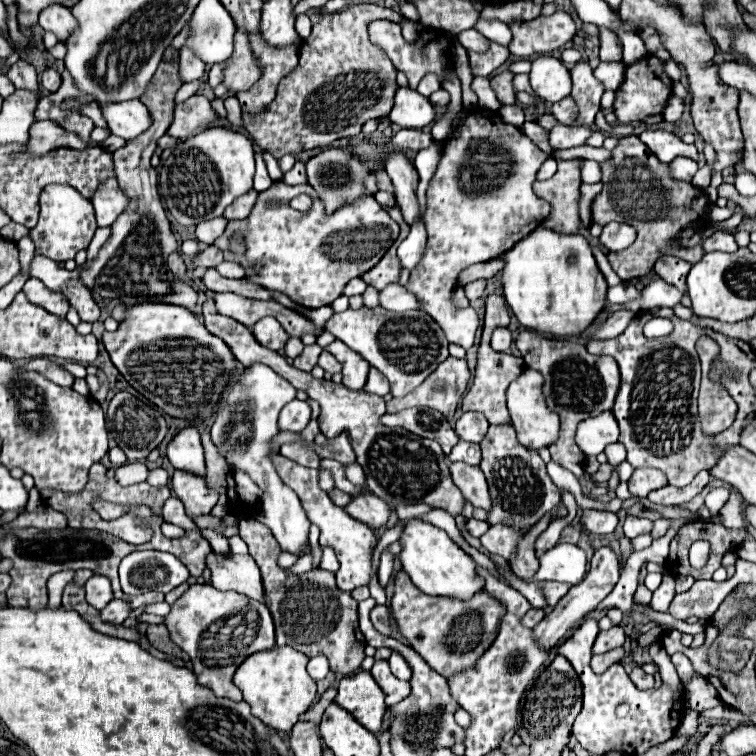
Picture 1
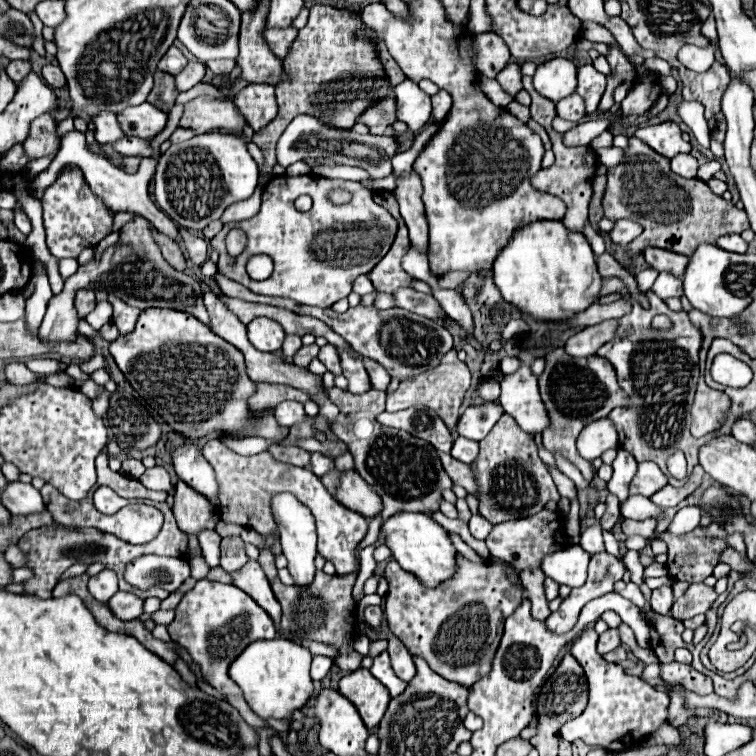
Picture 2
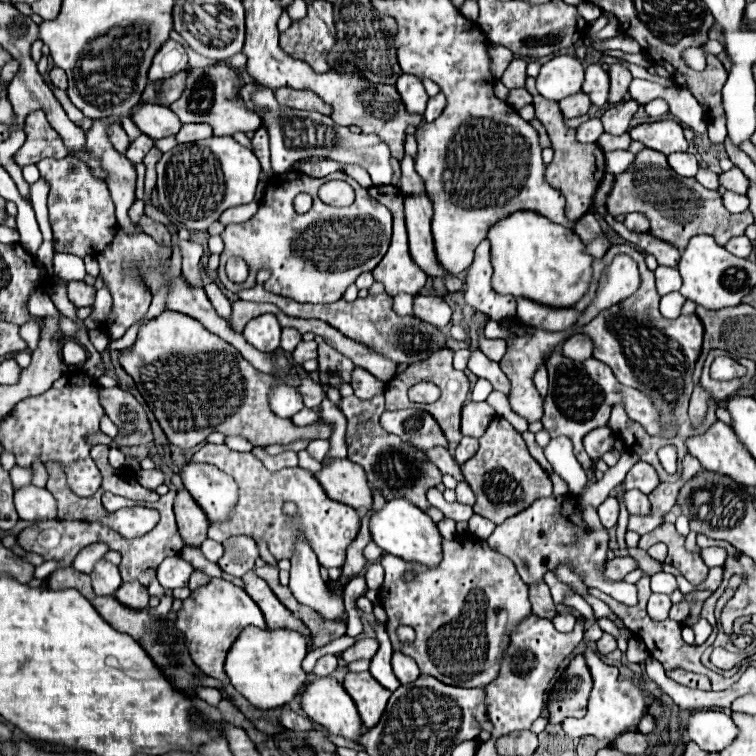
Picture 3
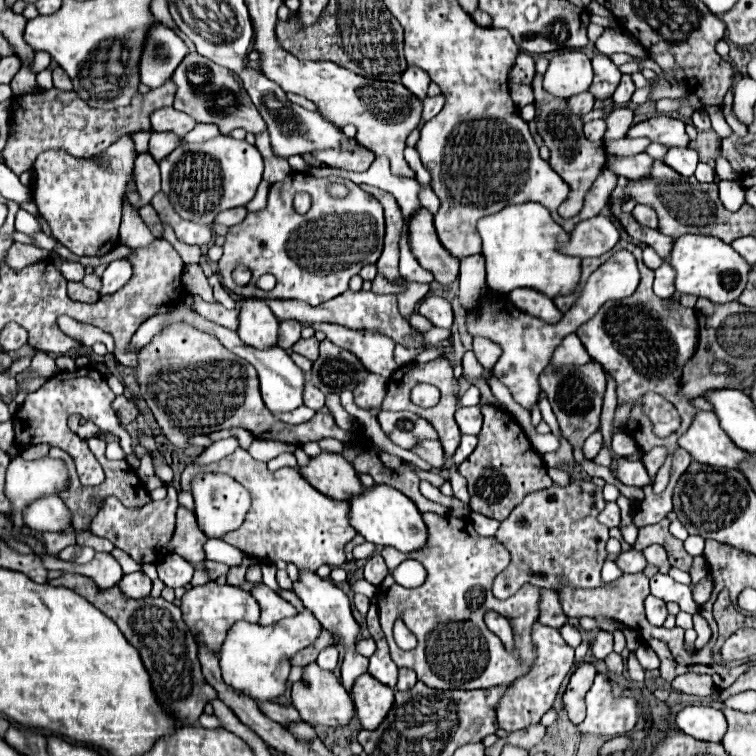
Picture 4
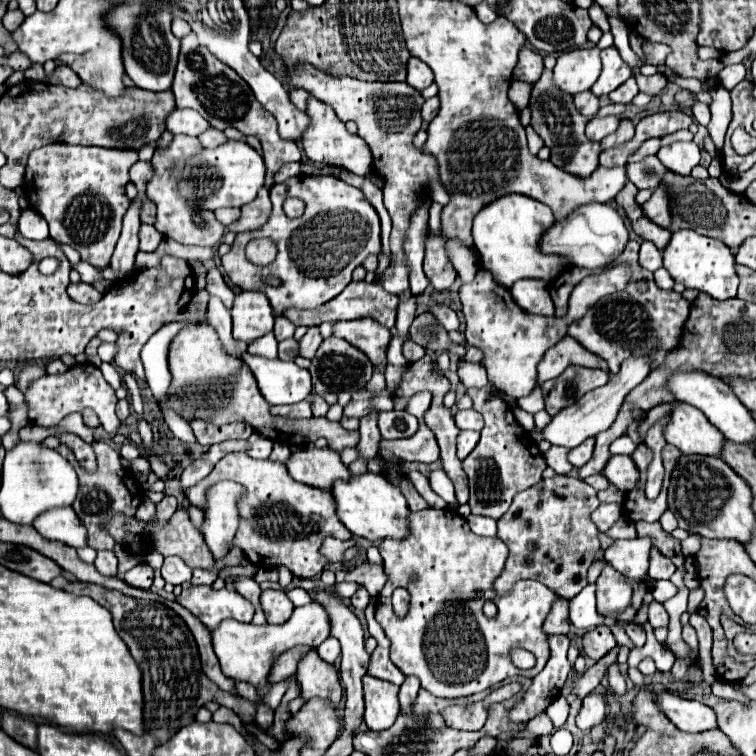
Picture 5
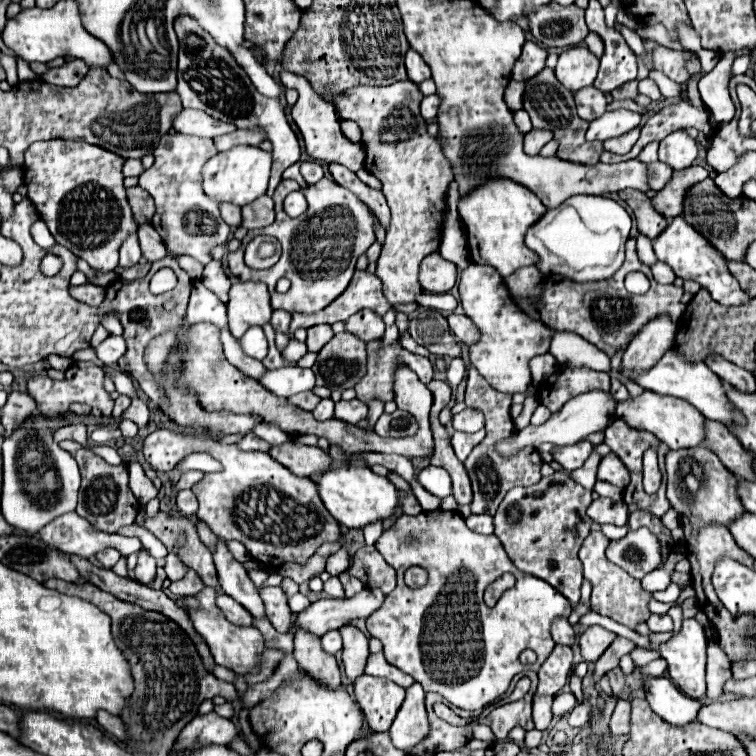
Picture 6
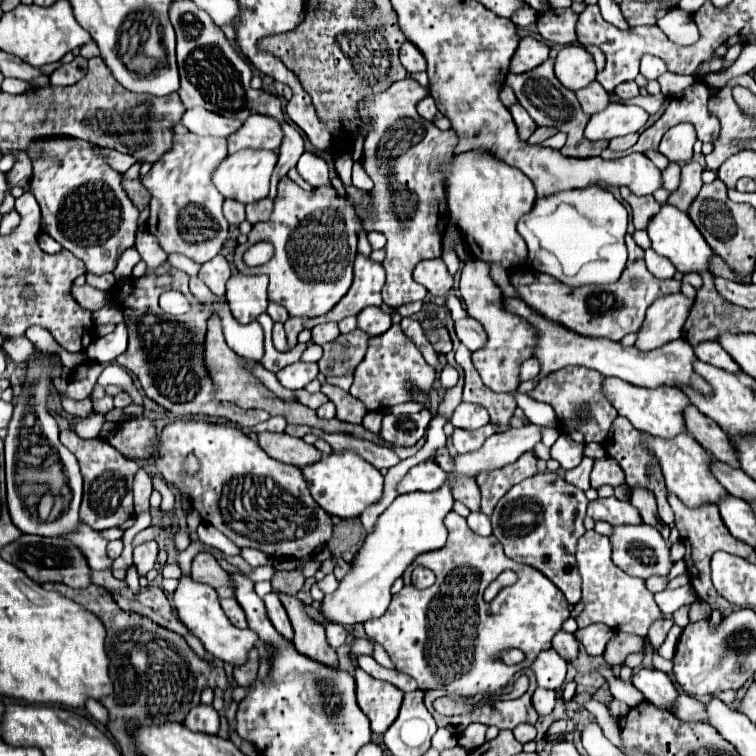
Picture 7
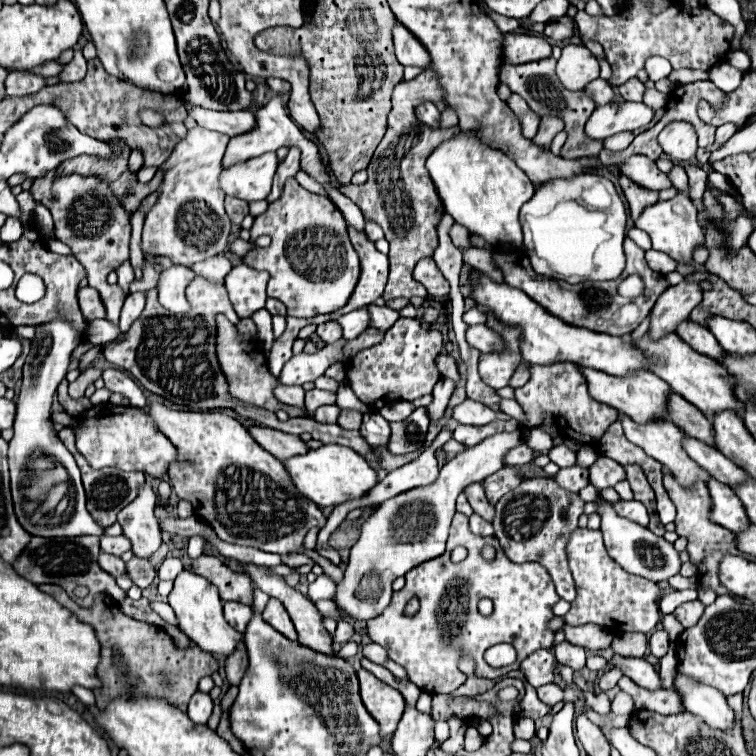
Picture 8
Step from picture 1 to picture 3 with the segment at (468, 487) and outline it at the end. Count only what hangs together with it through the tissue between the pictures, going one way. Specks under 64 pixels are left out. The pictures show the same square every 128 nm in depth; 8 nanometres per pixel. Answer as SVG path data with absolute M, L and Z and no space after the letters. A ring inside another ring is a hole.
M434 446L434 448L430 448L430 450L424 452L424 454L426 454L426 458L428 458L432 464L436 464L444 474L452 474L458 482L464 480L462 472L460 472L460 466L456 464L456 460L450 456L450 452L448 452L446 448Z

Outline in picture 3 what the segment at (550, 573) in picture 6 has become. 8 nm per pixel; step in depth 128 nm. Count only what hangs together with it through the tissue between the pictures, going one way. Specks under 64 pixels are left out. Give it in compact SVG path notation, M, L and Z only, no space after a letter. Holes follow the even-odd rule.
M624 452L618 458L618 464L608 468L608 472L604 474L602 480L586 486L584 492L580 492L578 496L564 494L558 498L546 496L546 498L536 500L530 508L526 508L526 510L506 518L502 524L498 524L496 530L492 532L492 536L488 538L488 544L496 552L508 556L516 564L516 570L526 584L542 582L542 578L548 570L554 570L562 564L568 564L582 578L582 582L588 588L598 588L600 592L612 596L614 600L628 604L628 606L634 606L638 602L636 586L626 584L626 582L612 582L598 570L598 566L602 566L606 562L608 530L606 528L592 530L584 520L584 508L586 506L598 508L600 502L604 502L604 498L608 498L608 492L624 480L624 474L636 462L640 462L640 456L636 456L632 452Z

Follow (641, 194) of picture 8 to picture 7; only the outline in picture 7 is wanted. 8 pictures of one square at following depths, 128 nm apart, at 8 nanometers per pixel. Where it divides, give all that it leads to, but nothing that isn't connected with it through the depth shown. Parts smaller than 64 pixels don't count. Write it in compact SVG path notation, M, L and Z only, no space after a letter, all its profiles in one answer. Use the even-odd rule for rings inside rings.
M620 188L622 198L632 206L632 224L636 230L644 230L648 224L648 218L660 210L660 204L652 196L636 196L628 188Z

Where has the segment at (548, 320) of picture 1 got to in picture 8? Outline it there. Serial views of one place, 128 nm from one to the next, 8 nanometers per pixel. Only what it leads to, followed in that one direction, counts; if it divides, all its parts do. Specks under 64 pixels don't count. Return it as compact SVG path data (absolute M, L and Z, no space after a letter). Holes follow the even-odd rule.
M460 130L454 138L444 140L426 160L430 178L440 194L440 200L444 204L444 210L462 226L468 228L470 234L480 234L486 242L492 242L492 246L502 244L508 250L522 248L522 228L518 220L518 212L522 204L526 204L534 194L534 184L528 180L528 176L516 166L516 162L504 154L502 150L490 148L488 144L482 144L476 132L464 132Z

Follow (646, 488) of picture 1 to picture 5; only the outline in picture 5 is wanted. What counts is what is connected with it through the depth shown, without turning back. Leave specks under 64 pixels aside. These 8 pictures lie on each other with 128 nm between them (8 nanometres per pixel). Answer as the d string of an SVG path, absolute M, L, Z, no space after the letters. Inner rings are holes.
M624 454L610 456L602 474L610 480L610 484L614 484L622 492L632 490L638 482L638 470L636 470L634 462L630 456L624 456Z

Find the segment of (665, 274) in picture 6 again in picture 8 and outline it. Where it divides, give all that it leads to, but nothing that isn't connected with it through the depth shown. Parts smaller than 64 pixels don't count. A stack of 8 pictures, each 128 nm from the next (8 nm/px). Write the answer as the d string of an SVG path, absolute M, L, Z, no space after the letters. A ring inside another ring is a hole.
M646 250L646 262L652 270L660 272L660 274L668 274L668 272L674 272L676 270L676 260L672 260L668 254L664 252L658 252L658 250Z

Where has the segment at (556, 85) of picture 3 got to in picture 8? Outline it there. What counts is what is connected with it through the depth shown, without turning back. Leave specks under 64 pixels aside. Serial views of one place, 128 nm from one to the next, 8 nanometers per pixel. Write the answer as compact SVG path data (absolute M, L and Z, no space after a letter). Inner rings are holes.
M568 44L556 64L556 74L568 90L584 90L584 86L598 78L598 60L584 46Z

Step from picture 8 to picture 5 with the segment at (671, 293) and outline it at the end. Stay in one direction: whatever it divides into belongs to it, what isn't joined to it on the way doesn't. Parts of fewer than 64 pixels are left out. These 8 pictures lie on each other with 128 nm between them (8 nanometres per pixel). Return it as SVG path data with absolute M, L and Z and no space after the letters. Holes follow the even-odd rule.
M650 354L646 356L630 356L622 362L620 372L616 376L610 378L610 382L602 388L596 388L588 394L584 394L576 404L560 410L556 416L552 416L550 424L546 428L542 428L542 436L544 440L548 440L554 446L564 446L564 448L576 448L578 444L582 444L586 438L596 436L598 432L604 432L612 426L612 422L616 420L616 414L624 402L624 398L630 394L632 388L636 388L648 374L650 374Z

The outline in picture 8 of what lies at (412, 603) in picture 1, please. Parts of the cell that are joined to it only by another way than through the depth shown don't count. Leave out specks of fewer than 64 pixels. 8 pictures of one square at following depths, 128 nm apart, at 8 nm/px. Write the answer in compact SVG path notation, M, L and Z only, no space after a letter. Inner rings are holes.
M456 514L450 526L450 536L448 536L448 550L446 554L442 554L440 558L434 558L430 562L424 562L416 568L412 568L406 574L406 586L398 592L392 594L392 602L390 606L374 620L368 620L368 634L370 638L384 646L388 650L390 660L398 662L400 666L406 668L408 678L420 686L424 692L430 694L450 694L454 692L458 686L462 686L466 682L466 674L462 674L458 670L458 656L462 650L468 650L476 662L476 676L478 678L500 678L504 674L508 674L510 670L518 670L520 662L524 656L532 654L532 650L540 650L540 648L548 648L552 646L554 640L554 632L548 630L548 620L554 618L552 614L552 606L560 600L560 596L556 594L554 586L552 586L552 578L548 574L548 570L536 562L524 562L524 564L516 564L510 562L502 550L502 546L498 544L496 538L484 538L484 536L476 536L470 532L468 528L468 516L464 514ZM492 544L496 548L496 558L494 560L484 560L480 556L482 546ZM456 546L466 546L468 550L468 558L462 562L452 562L450 560L450 552ZM418 598L420 600L420 610L414 616L404 616L404 606L408 604L408 600ZM482 598L490 598L494 602L494 612L490 616L480 616L478 614L478 600ZM494 644L512 644L518 652L518 658L514 664L504 666L504 668L492 668L484 662L484 652L494 646Z

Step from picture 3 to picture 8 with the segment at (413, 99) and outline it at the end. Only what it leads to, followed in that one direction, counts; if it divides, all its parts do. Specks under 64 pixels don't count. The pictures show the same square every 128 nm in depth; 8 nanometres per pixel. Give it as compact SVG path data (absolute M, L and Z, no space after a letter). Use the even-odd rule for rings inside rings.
M396 22L392 28L392 34L396 44L396 58L402 66L418 66L418 68L430 66L430 52L408 28Z

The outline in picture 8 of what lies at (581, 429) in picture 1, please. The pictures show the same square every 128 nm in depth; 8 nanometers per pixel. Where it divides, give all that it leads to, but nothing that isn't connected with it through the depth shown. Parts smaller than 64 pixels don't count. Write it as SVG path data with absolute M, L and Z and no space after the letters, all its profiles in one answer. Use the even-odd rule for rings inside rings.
M560 444L560 446L554 446L550 452L548 452L550 460L554 464L558 464L560 468L568 468L572 464L576 464L576 452L570 450L566 444Z

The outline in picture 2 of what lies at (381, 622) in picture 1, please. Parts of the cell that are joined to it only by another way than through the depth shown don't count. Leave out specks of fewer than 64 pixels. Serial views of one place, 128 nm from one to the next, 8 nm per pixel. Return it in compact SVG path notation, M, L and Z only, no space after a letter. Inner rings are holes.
M366 606L364 608L364 618L366 618L368 626L380 626L380 622L382 622L382 610L378 606Z

